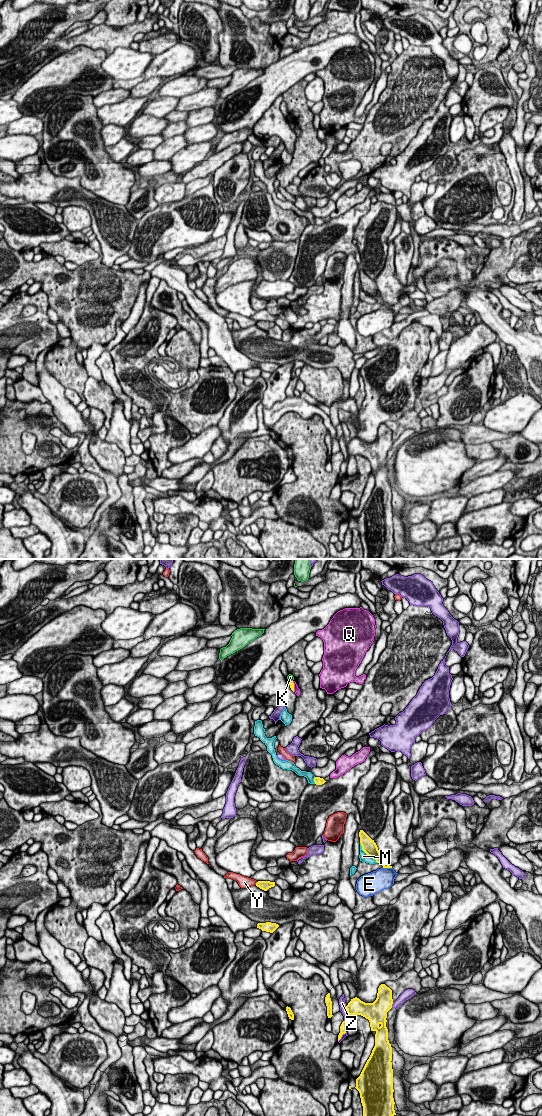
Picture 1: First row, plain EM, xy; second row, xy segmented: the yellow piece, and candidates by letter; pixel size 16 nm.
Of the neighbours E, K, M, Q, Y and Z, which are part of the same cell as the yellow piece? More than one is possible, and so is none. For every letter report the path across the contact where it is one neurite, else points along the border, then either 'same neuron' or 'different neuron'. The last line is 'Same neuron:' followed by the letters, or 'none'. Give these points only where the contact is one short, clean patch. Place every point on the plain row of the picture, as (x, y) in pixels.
E: different neuron
K: border along xy (288, 119), (292, 121); different neuron
M: different neuron
Q: different neuron
Y: different neuron
Z: different neuron
Same neuron: none

